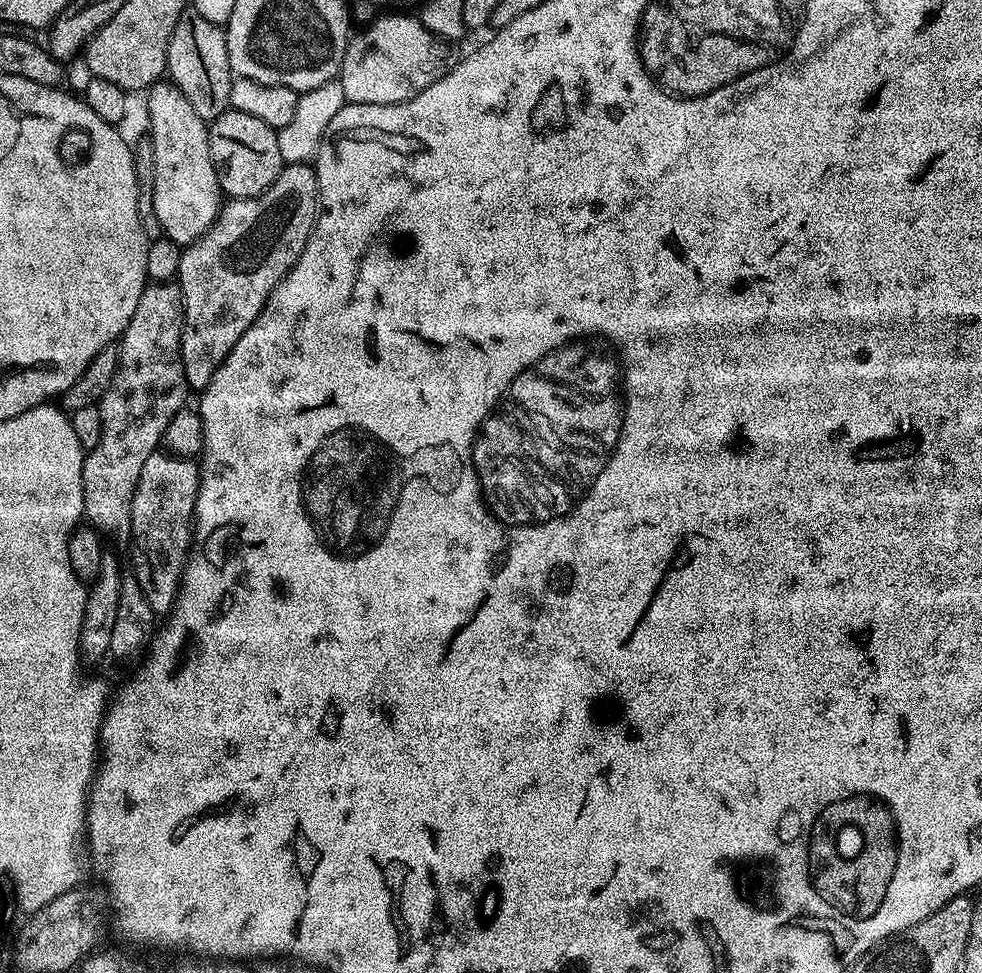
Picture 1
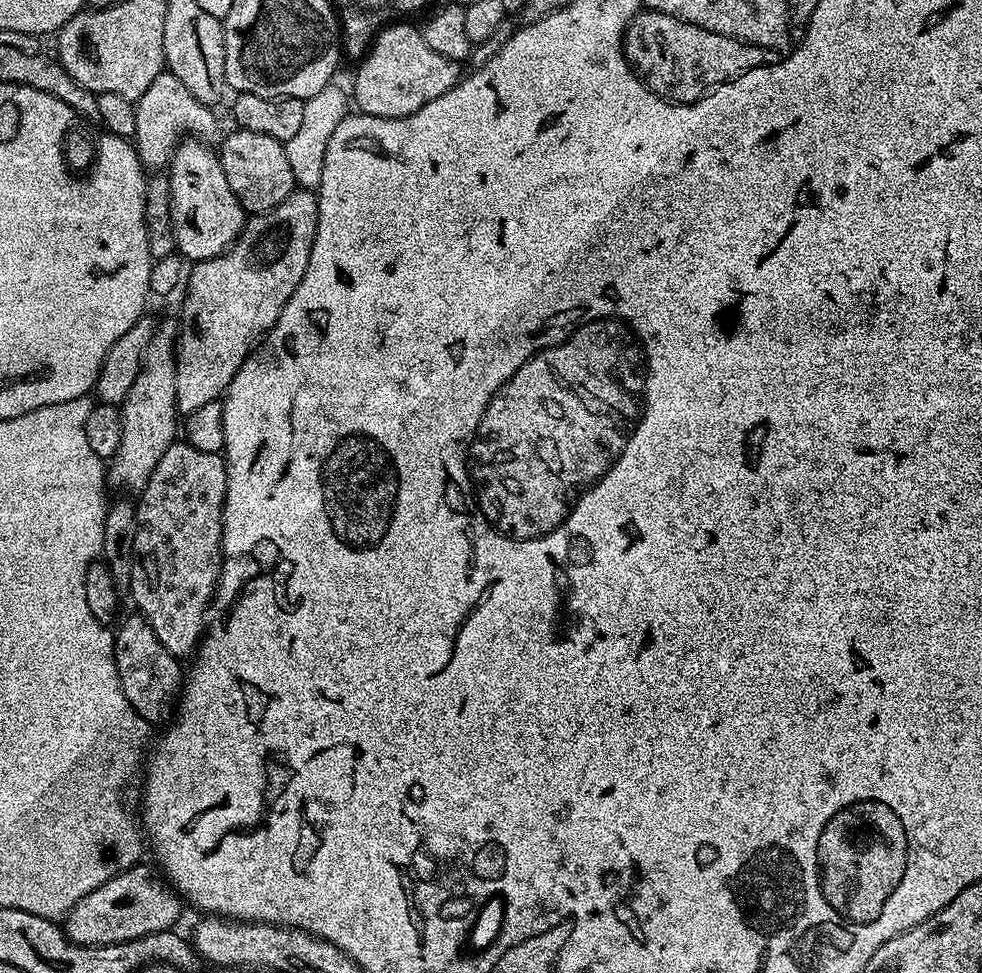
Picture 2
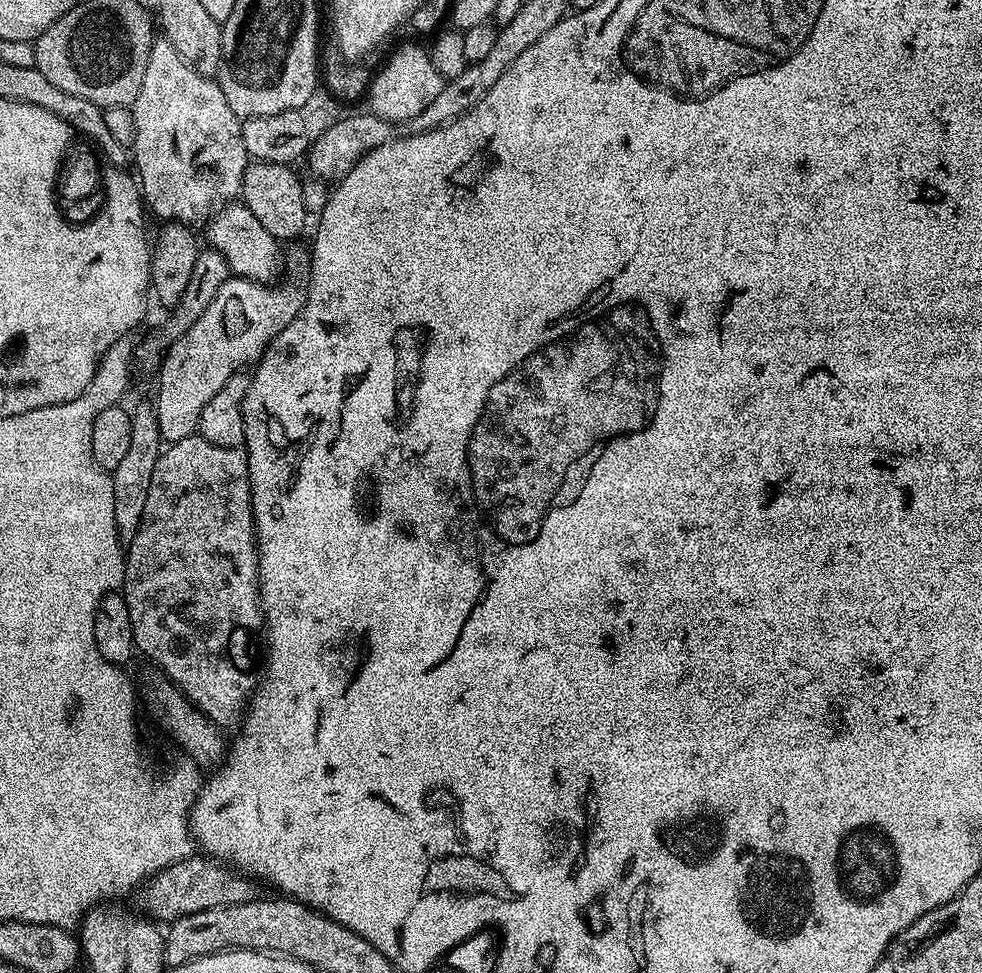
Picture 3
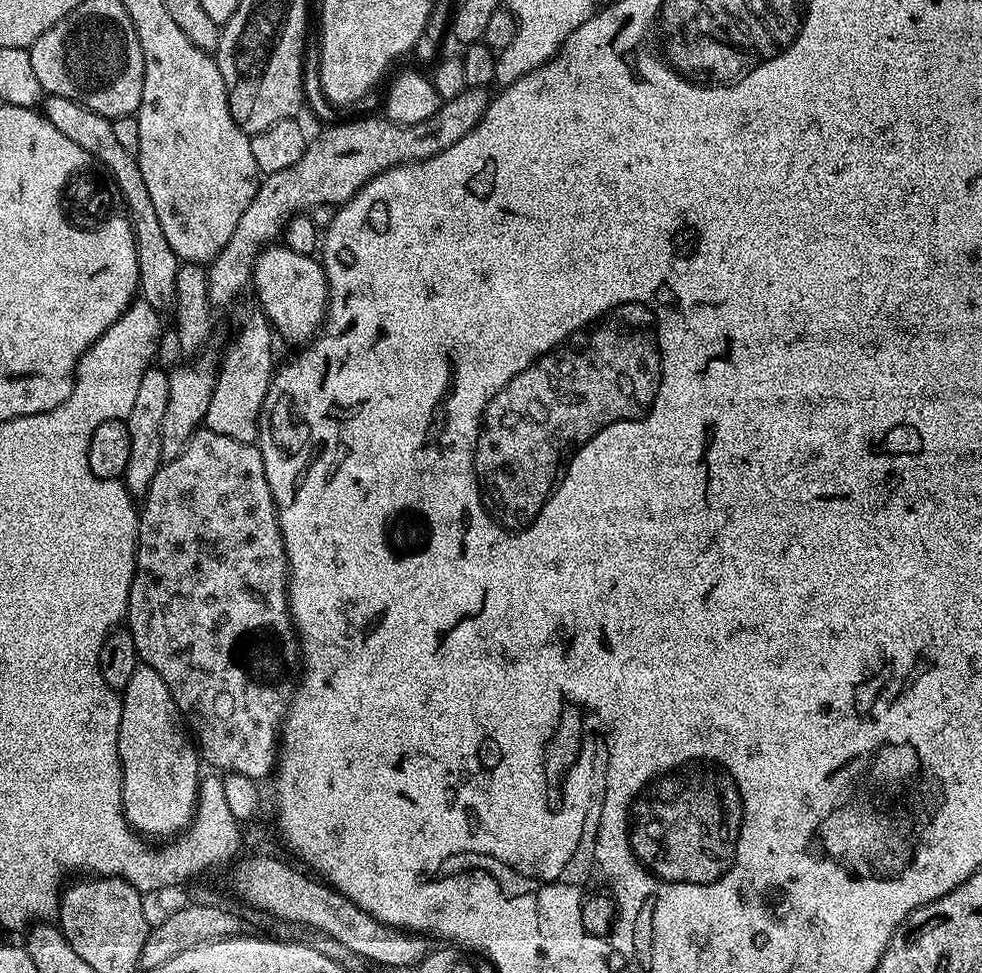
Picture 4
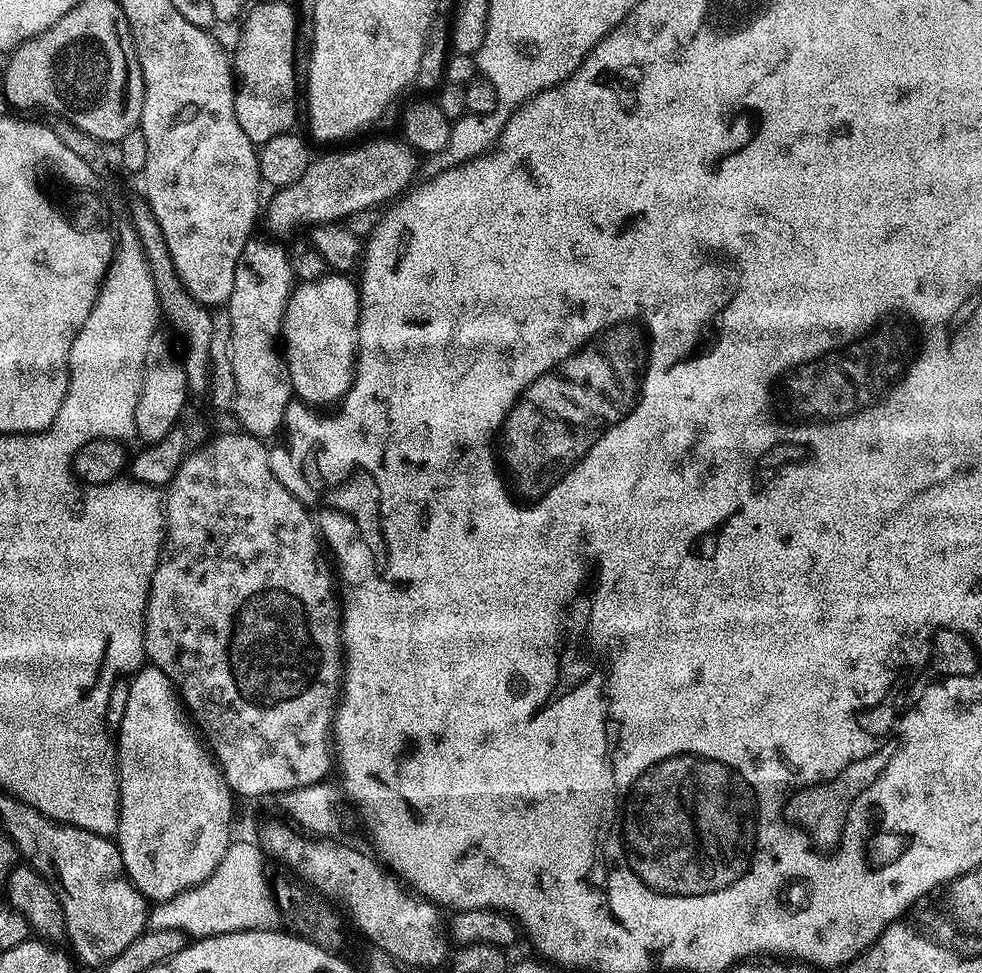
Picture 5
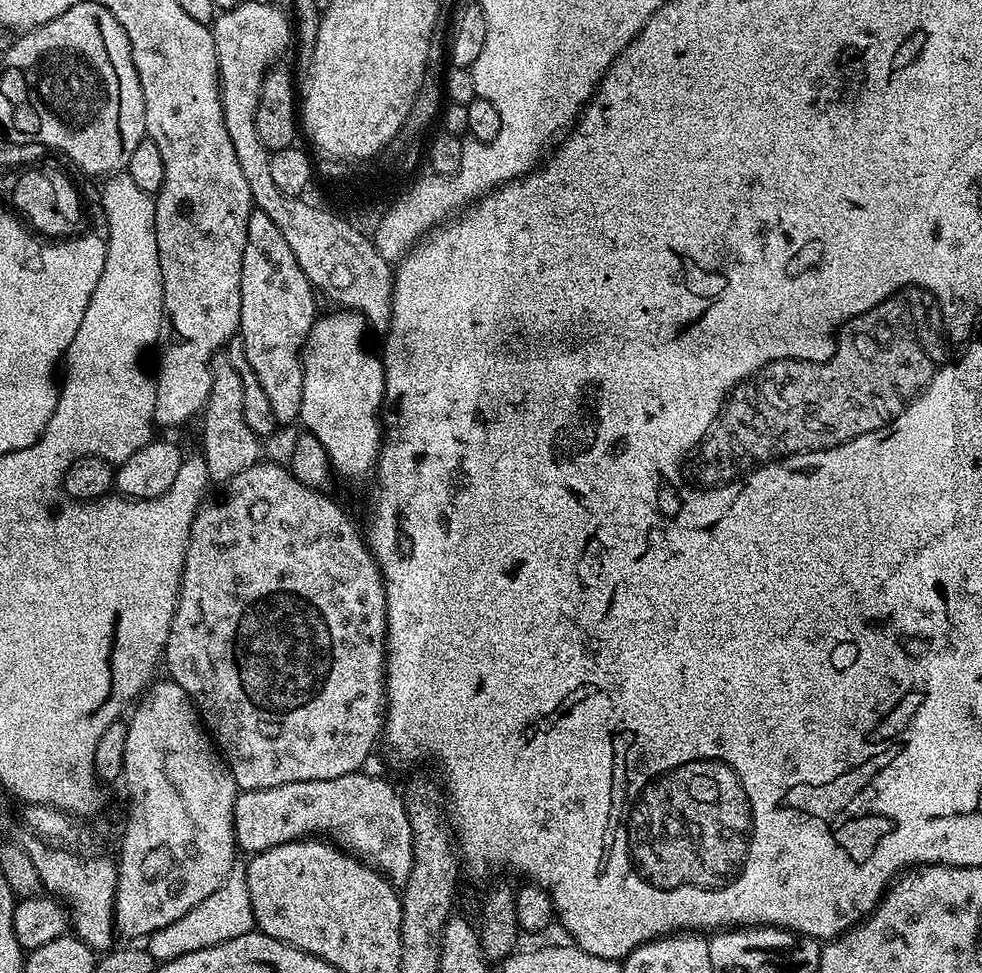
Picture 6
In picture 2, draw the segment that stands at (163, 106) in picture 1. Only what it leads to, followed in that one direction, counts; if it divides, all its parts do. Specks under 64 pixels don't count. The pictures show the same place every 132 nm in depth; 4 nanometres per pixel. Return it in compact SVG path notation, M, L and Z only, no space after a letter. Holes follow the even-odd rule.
M200 138L181 140L166 169L175 251L188 262L209 260L225 252L239 238L246 219L240 200L226 182L219 155L204 144Z

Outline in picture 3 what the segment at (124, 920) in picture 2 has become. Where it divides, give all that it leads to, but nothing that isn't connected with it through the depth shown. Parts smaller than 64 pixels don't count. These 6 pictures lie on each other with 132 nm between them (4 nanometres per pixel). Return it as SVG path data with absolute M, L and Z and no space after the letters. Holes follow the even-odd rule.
M193 854L182 862L174 862L174 866L162 870L158 875L149 876L139 889L138 895L141 906L145 908L143 911L153 921L171 922L186 914L198 914L198 910L245 904L255 900L258 896L255 886L257 887L249 877L235 867L200 854Z

